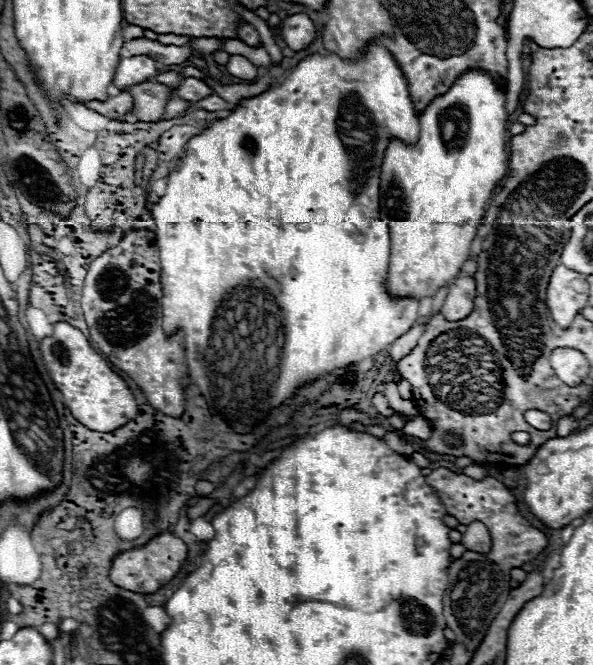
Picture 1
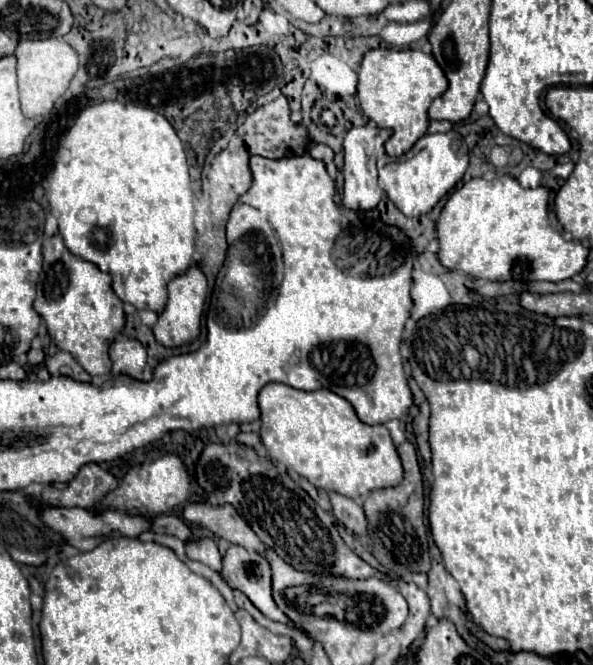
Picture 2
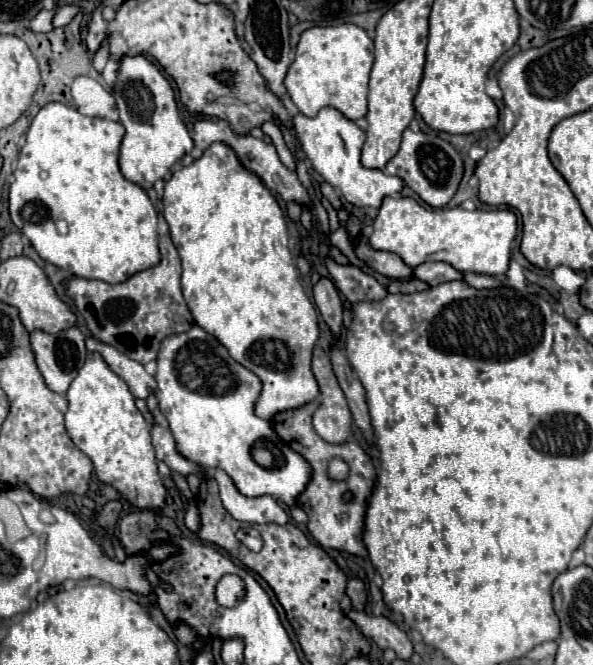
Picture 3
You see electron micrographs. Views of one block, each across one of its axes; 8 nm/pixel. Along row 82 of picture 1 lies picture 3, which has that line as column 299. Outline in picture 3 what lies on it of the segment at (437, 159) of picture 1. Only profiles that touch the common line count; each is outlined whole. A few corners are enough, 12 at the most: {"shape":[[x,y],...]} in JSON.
{"shape":[[200,326],[158,352],[182,456],[292,506],[310,464],[254,414],[260,378]]}

